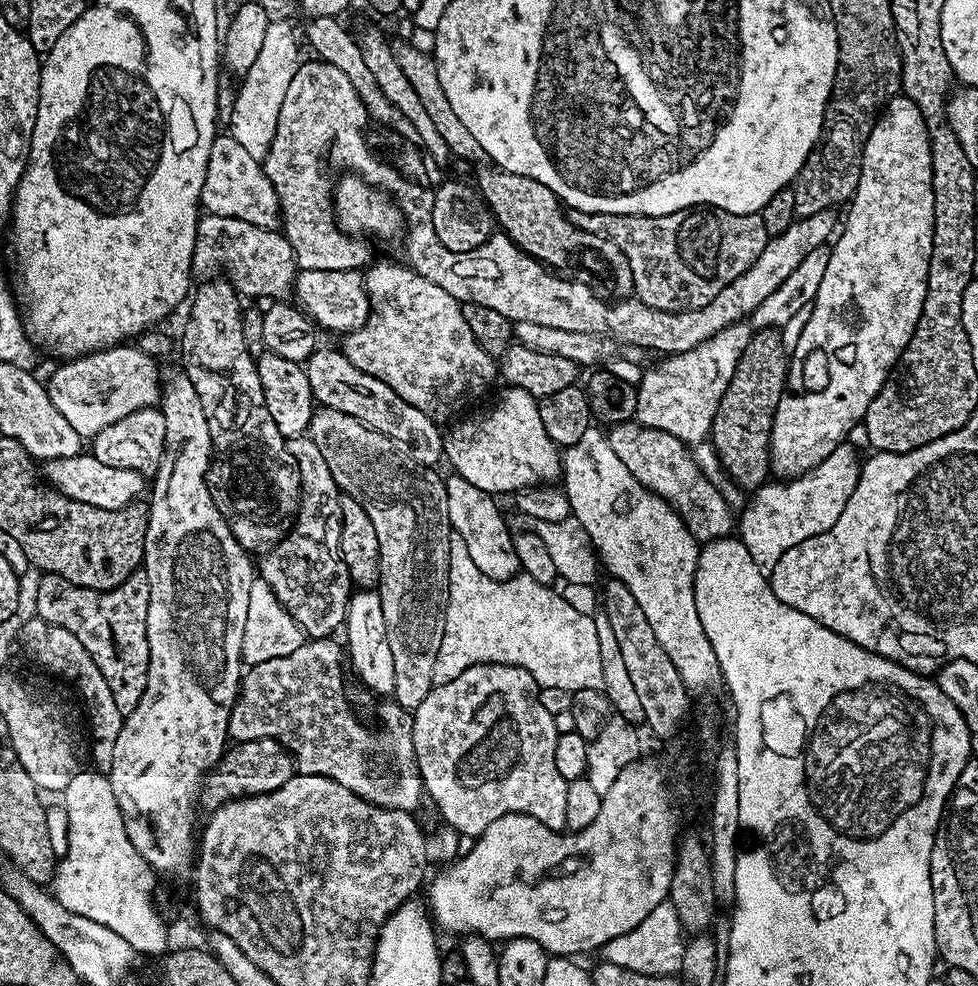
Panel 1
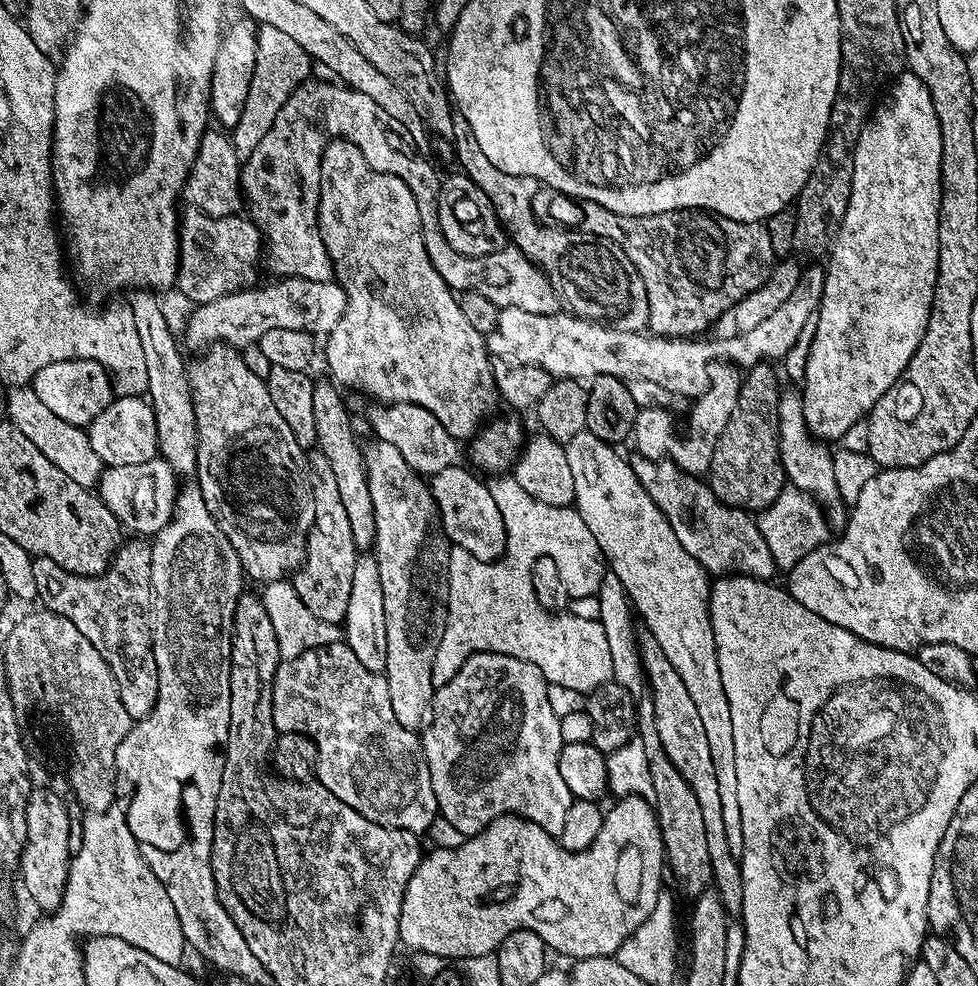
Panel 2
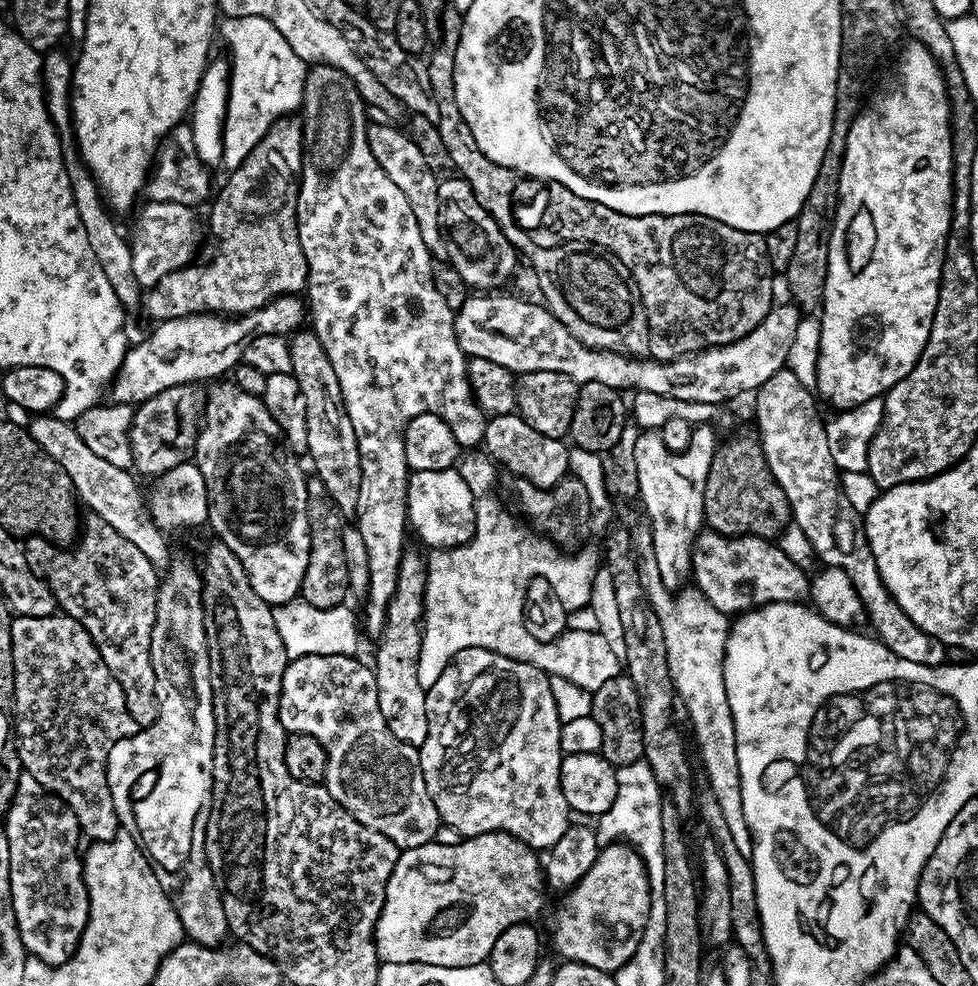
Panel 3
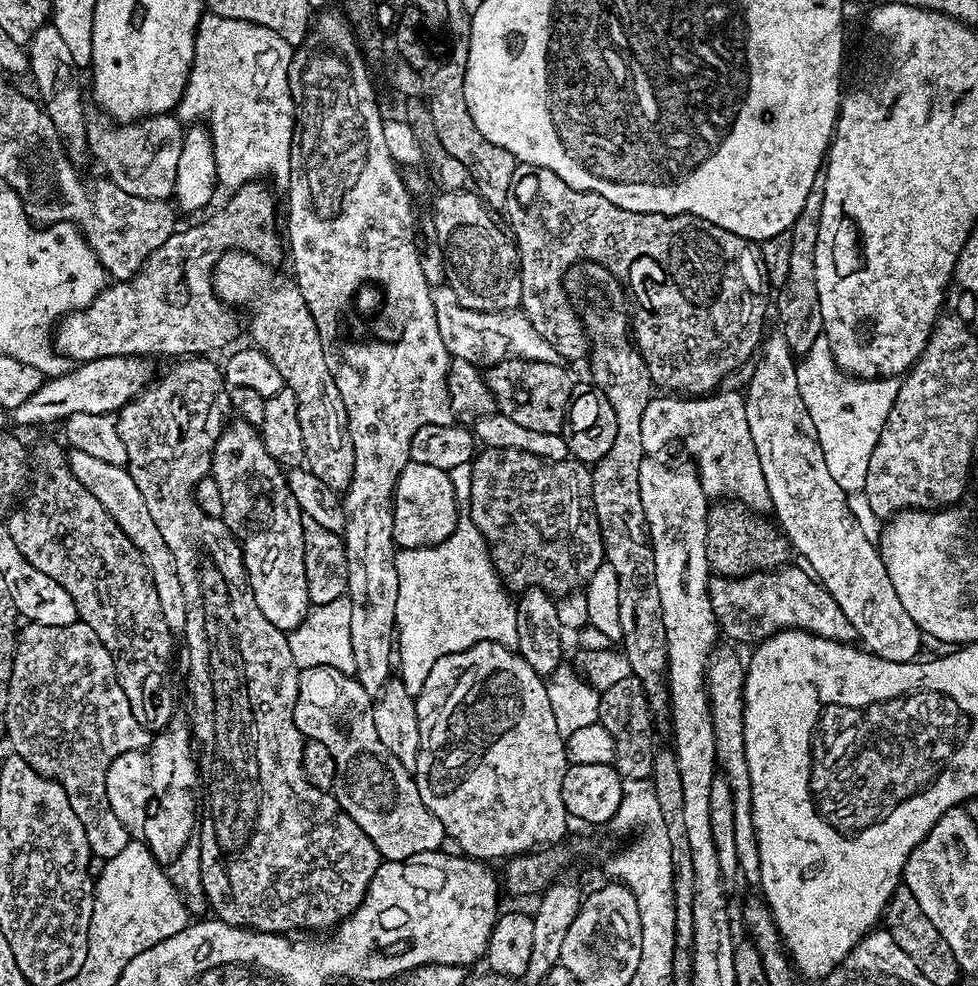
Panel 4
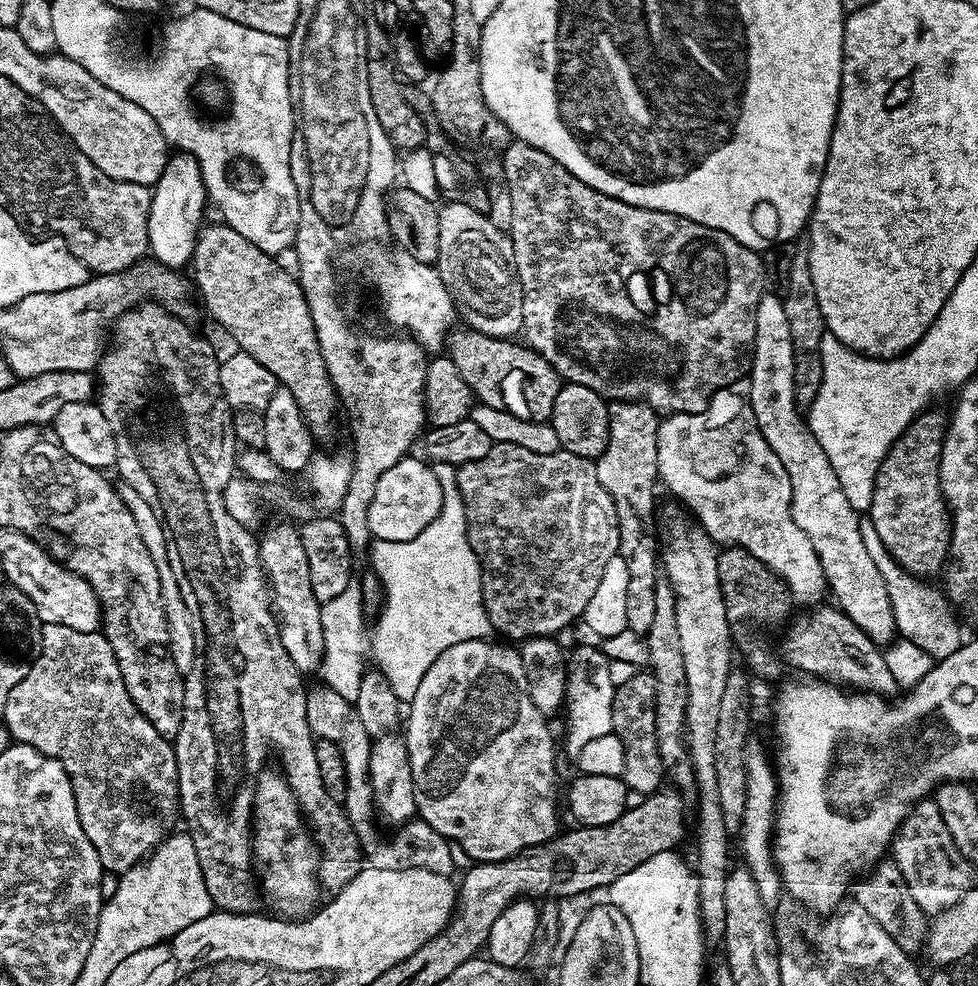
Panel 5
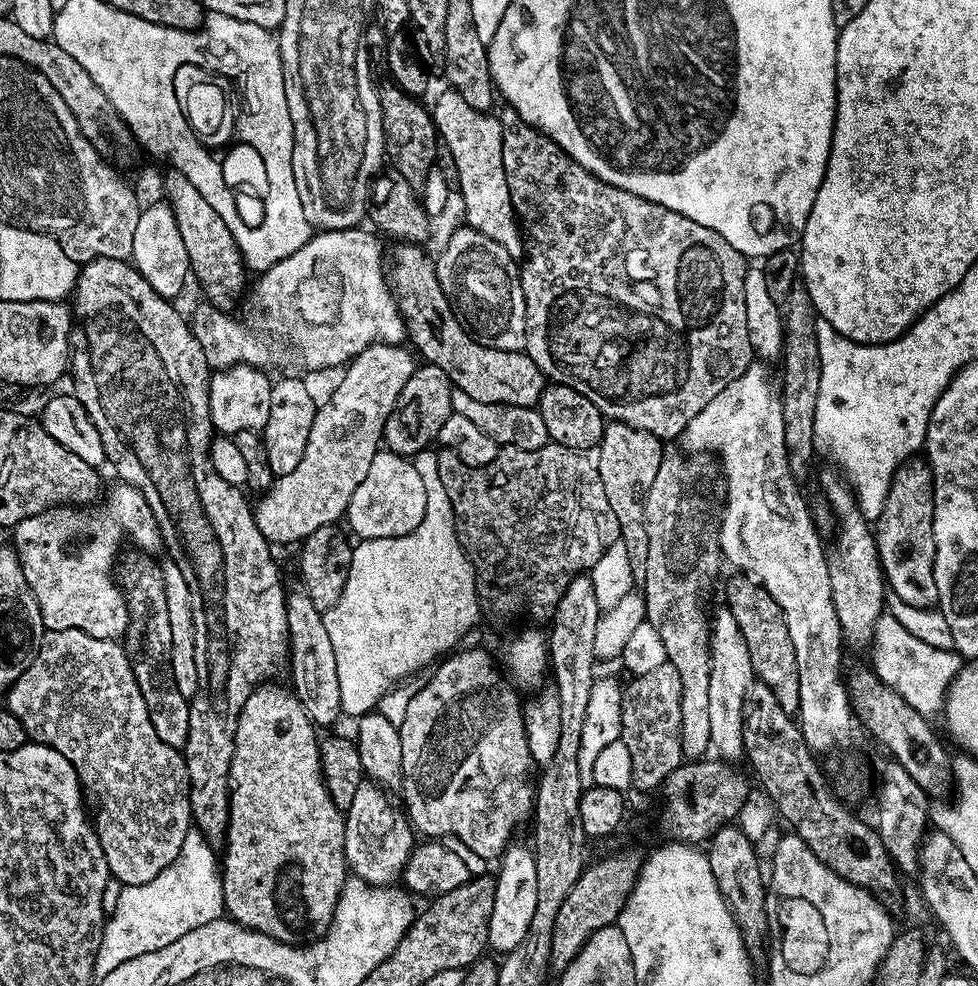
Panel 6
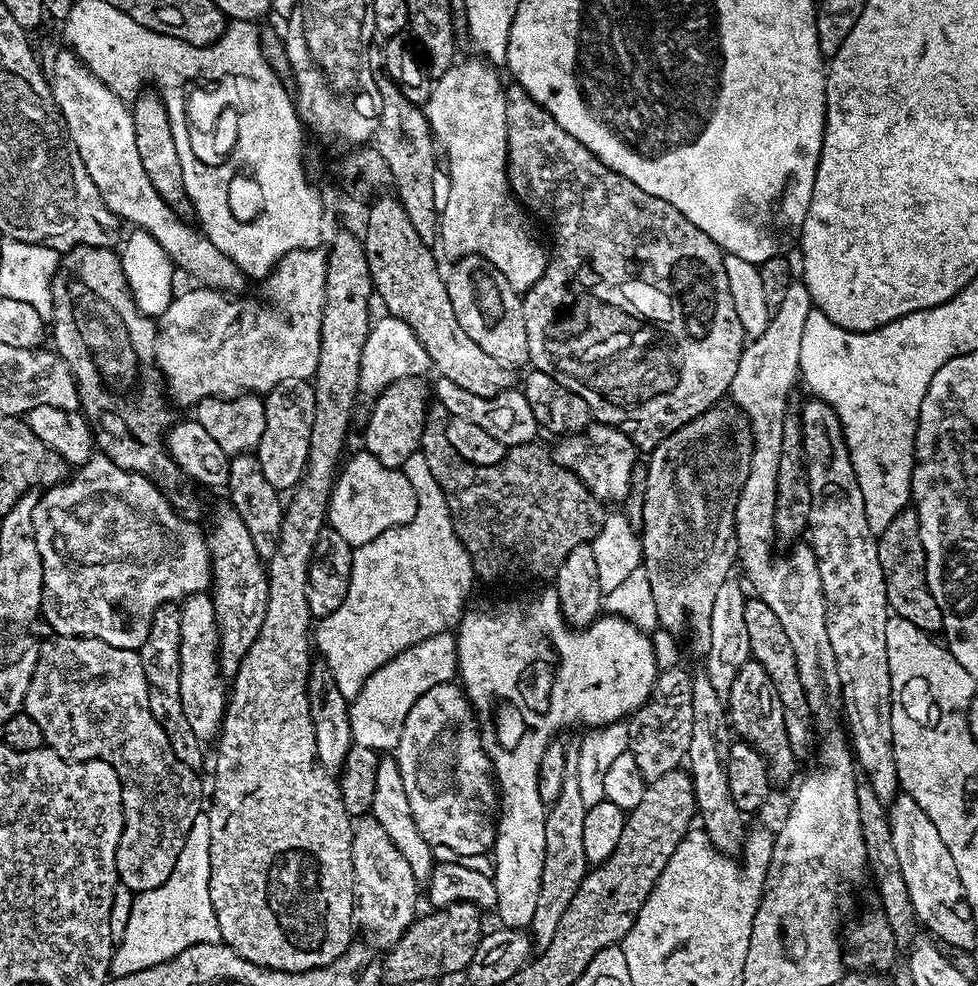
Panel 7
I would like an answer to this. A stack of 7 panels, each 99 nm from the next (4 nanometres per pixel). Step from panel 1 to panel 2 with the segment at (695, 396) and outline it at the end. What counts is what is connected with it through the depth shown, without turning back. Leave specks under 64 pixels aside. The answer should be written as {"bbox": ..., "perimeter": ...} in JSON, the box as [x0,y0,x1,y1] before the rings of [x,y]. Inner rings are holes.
{"bbox":[632,362,742,474],"perimeter":[[[713,362],[708,368],[708,389],[701,396],[695,397],[692,413],[688,416],[688,437],[685,440],[676,440],[676,424],[672,421],[672,416],[668,413],[667,407],[641,408],[635,416],[635,426],[632,428],[632,442],[635,442],[635,451],[648,460],[663,460],[665,457],[678,464],[685,472],[693,474],[704,474],[708,471],[708,463],[714,454],[714,446],[726,430],[726,422],[730,420],[730,414],[736,408],[738,394],[740,393],[740,381],[742,379],[741,371],[737,365],[731,362]]]}

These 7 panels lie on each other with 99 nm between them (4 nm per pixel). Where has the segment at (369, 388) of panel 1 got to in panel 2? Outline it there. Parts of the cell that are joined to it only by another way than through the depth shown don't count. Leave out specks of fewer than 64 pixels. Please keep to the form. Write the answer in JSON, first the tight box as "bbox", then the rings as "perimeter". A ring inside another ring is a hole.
{"bbox":[368,404,458,478],"perimeter":[[[390,404],[387,406],[372,406],[368,412],[368,420],[372,423],[375,439],[385,440],[396,446],[402,457],[409,463],[414,471],[420,473],[425,478],[436,476],[442,470],[453,467],[457,463],[456,448],[458,442],[426,410],[417,404]]]}

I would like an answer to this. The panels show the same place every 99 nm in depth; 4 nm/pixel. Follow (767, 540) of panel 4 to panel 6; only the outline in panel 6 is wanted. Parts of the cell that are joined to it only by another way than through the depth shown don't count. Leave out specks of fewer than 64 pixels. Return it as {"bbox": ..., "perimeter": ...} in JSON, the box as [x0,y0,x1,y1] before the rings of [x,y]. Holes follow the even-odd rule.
{"bbox":[726,574,800,717],"perimeter":[[[736,574],[728,584],[726,606],[730,614],[734,614],[734,622],[738,622],[742,638],[746,638],[746,650],[750,650],[755,679],[770,686],[770,690],[774,690],[774,698],[778,698],[778,706],[782,706],[788,716],[795,717],[800,710],[798,658],[794,658],[794,642],[790,642],[790,630],[786,630],[786,618],[778,602],[774,602],[768,591],[755,580]]]}

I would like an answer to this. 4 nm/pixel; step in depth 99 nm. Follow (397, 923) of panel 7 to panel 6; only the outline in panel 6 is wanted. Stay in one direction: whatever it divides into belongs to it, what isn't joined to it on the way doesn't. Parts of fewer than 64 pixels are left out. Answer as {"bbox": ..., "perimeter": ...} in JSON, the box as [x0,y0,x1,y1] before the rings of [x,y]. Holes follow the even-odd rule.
{"bbox":[344,782,414,886],"perimeter":[[[365,782],[354,793],[354,802],[344,817],[344,858],[353,877],[373,886],[392,886],[404,875],[404,867],[414,847],[414,829],[405,813],[388,801],[389,793],[375,782]]]}

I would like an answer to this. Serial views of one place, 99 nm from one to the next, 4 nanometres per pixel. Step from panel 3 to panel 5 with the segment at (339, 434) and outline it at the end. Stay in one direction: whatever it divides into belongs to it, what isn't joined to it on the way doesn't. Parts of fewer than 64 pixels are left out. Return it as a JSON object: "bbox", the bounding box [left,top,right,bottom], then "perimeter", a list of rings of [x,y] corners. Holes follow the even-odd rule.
{"bbox":[190,223,338,437],"perimeter":[[[215,223],[201,227],[190,261],[205,310],[232,335],[239,351],[258,358],[274,374],[277,385],[294,394],[313,437],[330,435],[338,393],[328,377],[326,362],[322,362],[318,334],[299,279],[293,273],[291,276],[277,257],[267,256],[254,242],[242,238],[238,230]]]}

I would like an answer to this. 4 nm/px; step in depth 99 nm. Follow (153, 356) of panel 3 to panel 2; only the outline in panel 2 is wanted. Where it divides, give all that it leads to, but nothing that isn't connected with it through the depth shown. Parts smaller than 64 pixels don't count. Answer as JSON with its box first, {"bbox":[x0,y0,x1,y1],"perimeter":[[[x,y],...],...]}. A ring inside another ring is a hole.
{"bbox":[182,276,346,350],"perimeter":[[[285,276],[273,279],[265,288],[248,286],[238,292],[218,298],[214,302],[193,307],[192,317],[182,332],[185,349],[205,350],[212,344],[224,344],[241,350],[247,344],[260,341],[266,330],[302,330],[326,334],[344,313],[346,296],[340,285],[328,281],[307,281],[306,278]]]}

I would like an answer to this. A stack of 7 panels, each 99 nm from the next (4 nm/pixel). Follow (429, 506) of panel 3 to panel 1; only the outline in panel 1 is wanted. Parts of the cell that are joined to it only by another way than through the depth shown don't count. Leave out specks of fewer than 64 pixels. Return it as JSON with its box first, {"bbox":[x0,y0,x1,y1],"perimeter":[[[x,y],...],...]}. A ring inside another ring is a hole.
{"bbox":[444,474,521,580],"perimeter":[[[455,474],[447,477],[444,489],[448,495],[448,513],[452,523],[452,531],[464,543],[463,551],[474,558],[474,566],[482,570],[491,580],[510,580],[521,571],[520,559],[516,553],[516,542],[513,533],[508,533],[508,524],[495,504],[493,497],[487,492],[478,490],[466,478]]]}

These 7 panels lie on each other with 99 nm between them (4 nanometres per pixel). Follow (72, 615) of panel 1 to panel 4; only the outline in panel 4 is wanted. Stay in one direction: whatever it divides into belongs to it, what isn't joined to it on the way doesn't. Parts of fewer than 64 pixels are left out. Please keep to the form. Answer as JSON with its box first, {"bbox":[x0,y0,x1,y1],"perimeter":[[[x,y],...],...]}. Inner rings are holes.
{"bbox":[6,440,176,732],"perimeter":[[[48,440],[36,449],[31,449],[30,460],[34,465],[30,476],[30,491],[6,516],[10,538],[14,538],[14,546],[22,550],[22,558],[26,558],[30,566],[54,578],[54,582],[58,582],[58,586],[62,586],[66,594],[74,598],[77,617],[86,626],[90,626],[94,634],[98,634],[102,646],[106,646],[106,650],[112,655],[116,677],[130,702],[130,710],[134,710],[134,718],[138,718],[147,732],[163,732],[172,723],[172,711],[176,708],[171,694],[164,689],[174,634],[166,626],[150,570],[134,542],[126,538],[122,526],[118,526],[118,522],[110,518],[102,502],[98,502],[98,498],[94,498],[94,494],[90,494],[90,490],[86,490],[86,486],[82,486],[78,478],[74,478],[66,463],[65,449],[60,449],[54,441]]]}

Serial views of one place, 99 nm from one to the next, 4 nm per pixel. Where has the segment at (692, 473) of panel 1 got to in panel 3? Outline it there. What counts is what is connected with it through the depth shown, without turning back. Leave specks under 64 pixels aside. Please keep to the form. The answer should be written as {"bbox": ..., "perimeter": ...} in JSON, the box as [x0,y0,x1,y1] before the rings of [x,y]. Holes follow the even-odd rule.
{"bbox":[691,530,810,614],"perimeter":[[[704,530],[692,544],[691,579],[700,593],[726,614],[739,614],[774,602],[807,601],[810,596],[810,576],[804,572],[801,565],[795,564],[783,553],[779,543],[763,540],[761,536],[720,536],[714,531]]]}

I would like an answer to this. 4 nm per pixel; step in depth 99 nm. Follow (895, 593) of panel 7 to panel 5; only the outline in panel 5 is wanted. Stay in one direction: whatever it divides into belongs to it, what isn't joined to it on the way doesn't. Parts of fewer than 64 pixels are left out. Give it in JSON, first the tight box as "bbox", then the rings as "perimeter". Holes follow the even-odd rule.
{"bbox":[867,410,950,577],"perimeter":[[[925,410],[895,442],[874,482],[874,498],[867,515],[872,518],[886,550],[912,577],[941,575],[948,558],[950,513],[940,485],[940,455],[946,416]]]}

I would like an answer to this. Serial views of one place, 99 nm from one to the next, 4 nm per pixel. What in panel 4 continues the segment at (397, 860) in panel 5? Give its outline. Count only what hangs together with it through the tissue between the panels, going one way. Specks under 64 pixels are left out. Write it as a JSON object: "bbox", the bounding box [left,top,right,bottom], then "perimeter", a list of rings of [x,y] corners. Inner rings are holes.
{"bbox":[294,666,446,860],"perimeter":[[[314,666],[303,669],[298,682],[298,698],[294,706],[294,722],[300,735],[308,740],[317,740],[330,750],[336,763],[336,782],[334,795],[340,803],[340,809],[372,839],[374,846],[380,851],[384,860],[405,860],[414,854],[423,852],[439,852],[445,847],[446,837],[442,822],[430,814],[426,802],[422,802],[422,794],[418,794],[415,775],[382,746],[382,738],[378,738],[378,730],[374,727],[372,713],[373,697],[356,681],[355,675],[334,670],[330,666]]]}

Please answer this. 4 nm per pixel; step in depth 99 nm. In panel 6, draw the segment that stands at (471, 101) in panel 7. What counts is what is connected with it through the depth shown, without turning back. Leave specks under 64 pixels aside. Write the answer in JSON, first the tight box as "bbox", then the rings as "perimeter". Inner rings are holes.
{"bbox":[430,90,526,258],"perimeter":[[[444,90],[444,93],[437,98],[436,105],[431,105],[430,111],[439,139],[443,147],[444,144],[448,147],[448,152],[452,155],[452,164],[456,167],[456,180],[460,183],[460,200],[464,203],[463,223],[469,228],[486,234],[486,238],[492,238],[494,242],[498,242],[498,246],[502,246],[502,250],[506,250],[506,254],[510,254],[513,258],[523,257],[526,252],[526,241],[512,205],[510,186],[506,186],[506,170],[502,166],[502,130],[499,119],[487,111],[476,108],[465,96],[451,90]]]}

